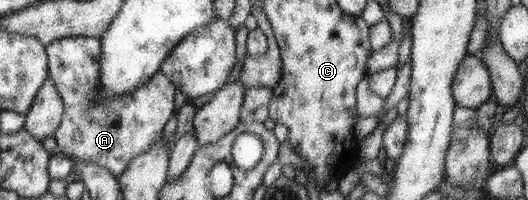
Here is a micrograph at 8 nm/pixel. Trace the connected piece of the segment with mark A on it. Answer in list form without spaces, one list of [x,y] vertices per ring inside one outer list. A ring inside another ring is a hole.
[[[88,36],[56,40],[45,47],[49,77],[63,102],[61,123],[53,136],[63,155],[93,162],[120,180],[129,163],[162,136],[166,122],[174,114],[176,86],[160,72],[152,75],[143,88],[105,99],[101,95],[101,47],[99,39]]]

